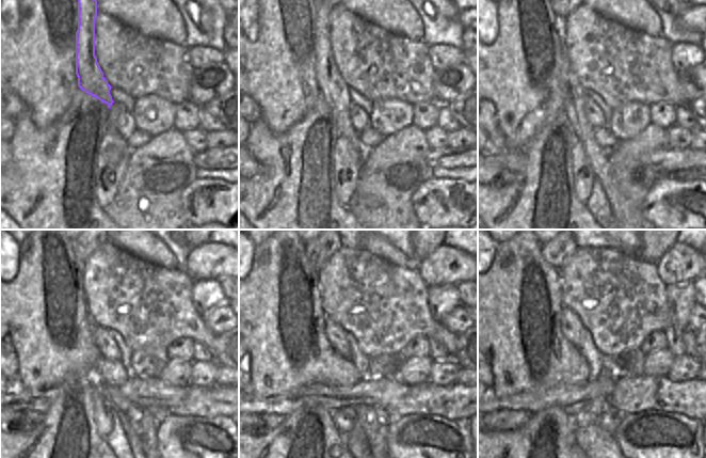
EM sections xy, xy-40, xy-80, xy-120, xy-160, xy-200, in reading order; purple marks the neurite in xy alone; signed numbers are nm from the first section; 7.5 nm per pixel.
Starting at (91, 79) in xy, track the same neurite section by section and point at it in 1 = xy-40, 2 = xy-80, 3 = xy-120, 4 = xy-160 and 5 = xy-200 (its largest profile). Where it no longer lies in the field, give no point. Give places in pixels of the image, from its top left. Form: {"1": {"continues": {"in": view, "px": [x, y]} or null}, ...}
{"1": {"continues": {"in": "xy-40", "px": [332, 87]}}, "2": {"continues": {"in": "xy-80", "px": [622, 207]}}, "3": {"continues": {"in": "xy-120", "px": [140, 423]}}, "4": {"continues": {"in": "xy-160", "px": [374, 421]}}, "5": {"continues": {"in": "xy-200", "px": [608, 419]}}}

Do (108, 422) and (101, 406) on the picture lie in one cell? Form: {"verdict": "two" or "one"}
{"verdict": "one"}

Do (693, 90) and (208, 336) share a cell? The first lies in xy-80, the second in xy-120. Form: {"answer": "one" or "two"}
{"answer": "two"}

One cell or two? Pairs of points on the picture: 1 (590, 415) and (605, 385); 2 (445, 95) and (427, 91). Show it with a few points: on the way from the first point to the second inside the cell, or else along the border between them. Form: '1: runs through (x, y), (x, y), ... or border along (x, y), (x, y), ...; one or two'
1: runs through (593, 408), (597, 404), (600, 393); one
2: border along (433, 69), (432, 87), (436, 100); two

